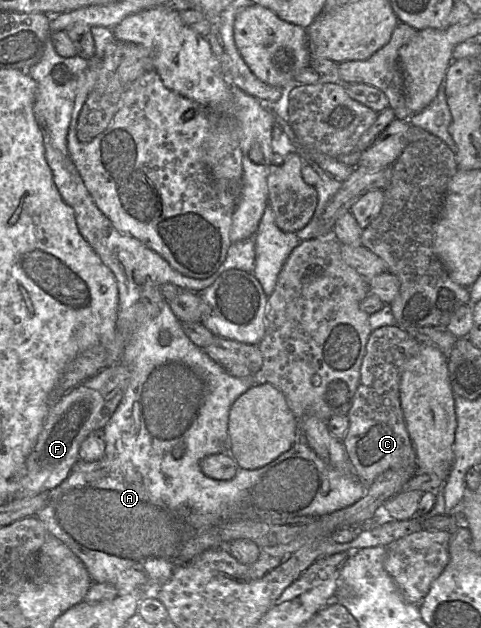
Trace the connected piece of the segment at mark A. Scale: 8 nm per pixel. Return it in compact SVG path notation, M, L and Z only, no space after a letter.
M48 38L46 40L45 50L41 59L25 72L27 72L28 75L36 83L33 112L43 136L45 158L48 166L51 169L53 181L63 201L73 208L76 224L80 234L100 257L103 264L110 269L115 277L119 296L118 325L121 322L132 323L132 327L134 329L133 334L127 346L125 347L120 360L120 362L124 363L129 369L131 377L121 401L119 402L109 421L102 429L104 432L106 444L104 456L100 460L94 462L85 462L78 460L74 464L69 476L60 485L48 492L47 504L36 514L36 517L44 523L44 525L48 528L50 534L56 536L63 543L65 543L81 559L94 582L108 582L113 584L117 589L118 595L125 595L136 591L141 593L142 599L157 598L161 587L171 579L177 568L190 563L205 550L225 546L229 542L240 539L238 537L230 538L228 541L222 539L222 531L229 525L237 523L238 521L282 524L287 520L295 517L306 516L318 518L332 513L336 510L340 510L353 505L365 496L364 494L367 491L367 486L365 486L355 475L345 475L329 466L312 450L312 448L304 441L304 439L297 439L289 450L282 453L275 460L261 468L242 469L239 467L234 477L229 480L215 480L207 477L202 472L200 463L203 458L209 455L226 452L228 450L229 415L233 403L239 396L245 393L254 384L263 383L265 381L261 379L260 370L257 373L250 375L248 378L239 378L230 375L222 365L215 362L208 354L205 353L203 349L196 346L184 332L181 321L171 310L168 301L164 298L160 291L160 287L165 283L171 283L183 290L188 290L199 294L201 291L211 286L215 280L227 270L239 269L246 272L253 272L256 258L255 235L248 239L232 243L228 249L226 259L218 271L207 278L196 279L185 276L176 271L165 259L148 248L140 240L118 230L109 220L109 218L107 218L99 210L97 205L94 203L94 199L86 189L75 165L70 158L67 149L67 134L77 92L79 74L90 67L94 62L94 57L91 59L85 59L78 54L72 57L63 57L59 55L56 52L51 39Z

